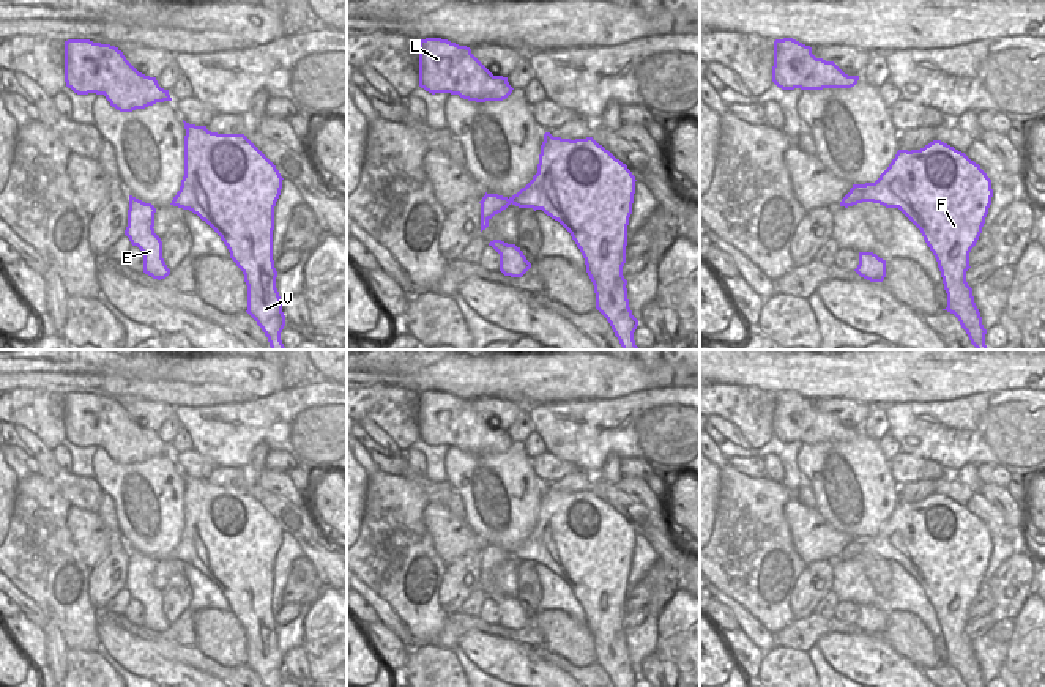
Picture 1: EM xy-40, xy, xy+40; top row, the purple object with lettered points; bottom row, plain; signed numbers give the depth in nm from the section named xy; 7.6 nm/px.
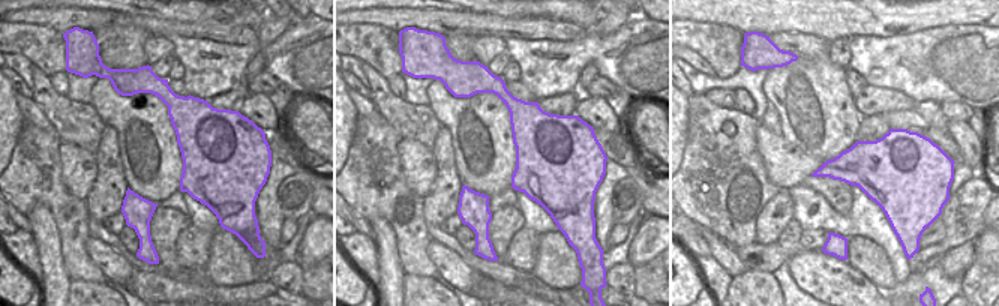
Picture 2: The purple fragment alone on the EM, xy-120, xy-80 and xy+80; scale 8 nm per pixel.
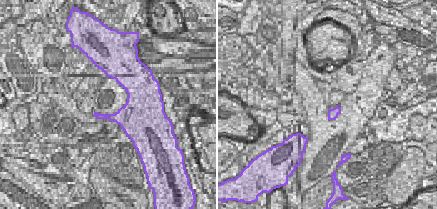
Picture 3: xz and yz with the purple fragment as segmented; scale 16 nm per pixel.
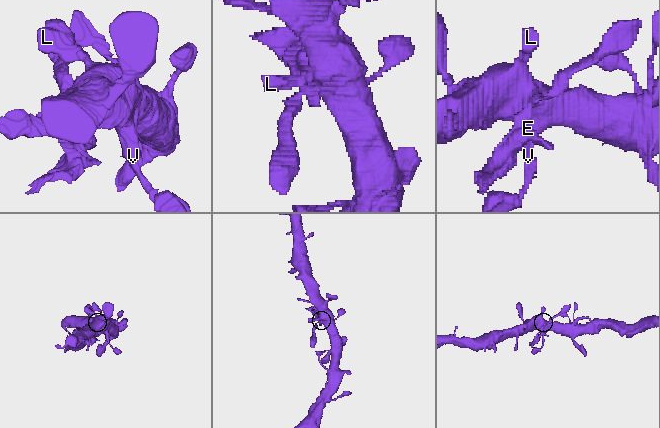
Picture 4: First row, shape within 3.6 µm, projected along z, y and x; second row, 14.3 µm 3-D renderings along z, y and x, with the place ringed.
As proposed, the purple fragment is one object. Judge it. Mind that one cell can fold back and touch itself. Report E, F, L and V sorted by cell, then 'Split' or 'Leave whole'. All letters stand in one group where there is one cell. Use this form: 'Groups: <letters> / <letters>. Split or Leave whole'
Groups: E / F L V. Split

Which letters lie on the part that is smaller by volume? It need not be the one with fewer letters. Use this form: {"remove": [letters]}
{"remove": ["E"]}

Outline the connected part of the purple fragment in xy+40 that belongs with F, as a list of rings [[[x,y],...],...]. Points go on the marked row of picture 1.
[[[933,140],[920,150],[898,150],[875,183],[853,184],[848,195],[886,208],[898,208],[920,230],[938,262],[947,293],[947,307],[943,310],[958,318],[977,350],[988,350],[987,329],[974,303],[972,288],[966,282],[966,271],[971,268],[969,252],[982,233],[993,197],[991,180],[980,165],[954,147]]]

